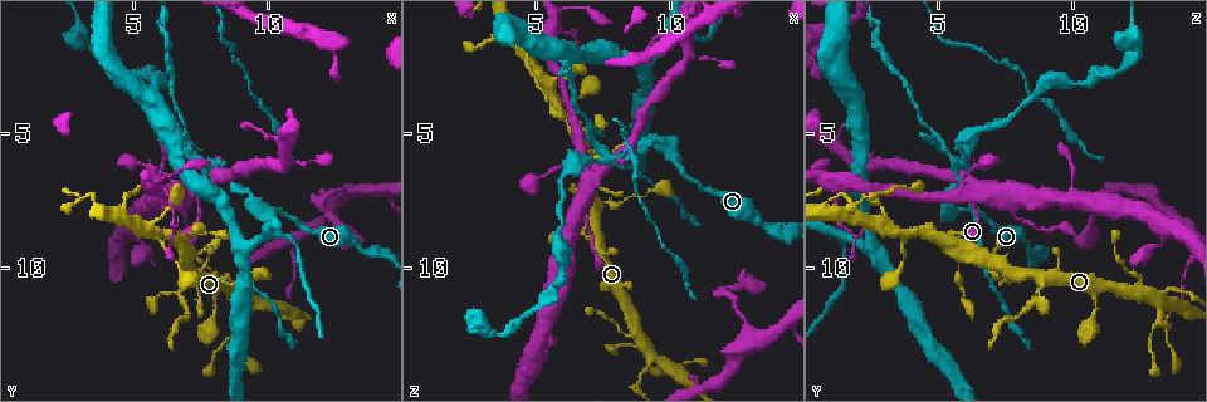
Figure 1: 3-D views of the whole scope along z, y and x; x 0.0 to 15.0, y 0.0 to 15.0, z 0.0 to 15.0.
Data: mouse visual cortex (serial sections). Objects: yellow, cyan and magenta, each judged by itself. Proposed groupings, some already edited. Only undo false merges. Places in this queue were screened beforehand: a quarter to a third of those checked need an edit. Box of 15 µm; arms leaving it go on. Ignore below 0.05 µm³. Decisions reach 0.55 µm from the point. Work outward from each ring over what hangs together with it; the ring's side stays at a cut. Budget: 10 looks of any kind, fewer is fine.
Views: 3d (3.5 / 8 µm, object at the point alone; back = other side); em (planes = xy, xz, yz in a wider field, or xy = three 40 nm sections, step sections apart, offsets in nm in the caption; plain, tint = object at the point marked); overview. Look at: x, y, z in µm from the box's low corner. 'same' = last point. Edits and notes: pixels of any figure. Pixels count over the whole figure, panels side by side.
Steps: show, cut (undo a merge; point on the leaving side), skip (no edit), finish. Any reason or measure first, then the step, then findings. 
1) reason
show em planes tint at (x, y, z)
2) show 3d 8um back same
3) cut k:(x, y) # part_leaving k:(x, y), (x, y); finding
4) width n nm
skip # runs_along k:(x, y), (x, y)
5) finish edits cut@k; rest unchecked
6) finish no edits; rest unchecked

four-way junction
show 3d 8um at (7.7, 6.1, 5.9)

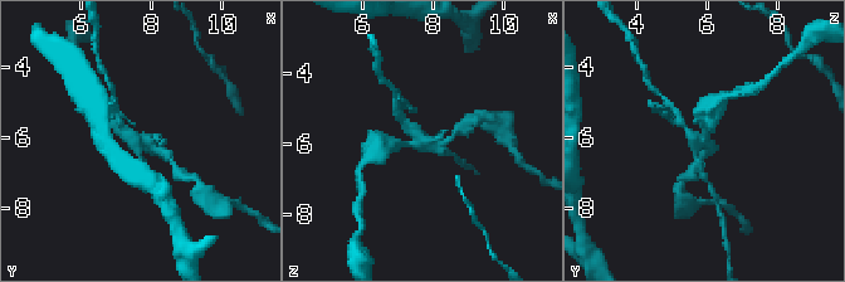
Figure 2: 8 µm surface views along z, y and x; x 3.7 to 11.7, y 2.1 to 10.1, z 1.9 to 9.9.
show 3d 3.5um at (7.6, 6.1, 5.9)

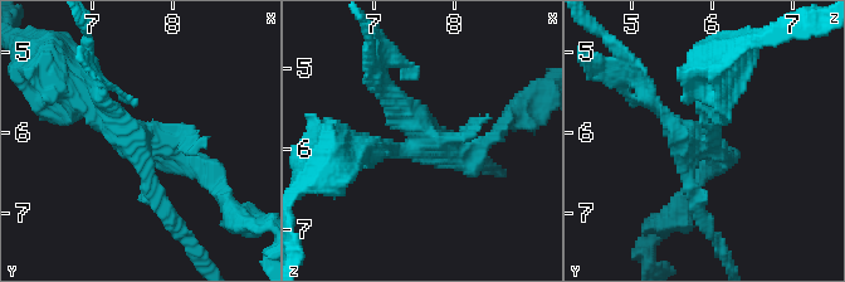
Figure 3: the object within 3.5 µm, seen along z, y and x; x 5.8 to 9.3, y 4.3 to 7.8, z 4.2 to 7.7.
show em planes tint at (7.60, 6.10, 5.95)

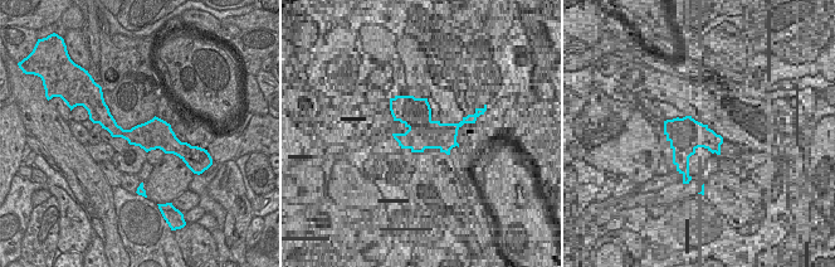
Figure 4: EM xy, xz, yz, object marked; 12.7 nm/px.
cut 3:(120, 120) # part_leaving 3:(423, 131), (376, 86), (369, 67); two cells meet here

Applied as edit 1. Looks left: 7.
show 3d 8um at (10.6, 5.5, 1.2)

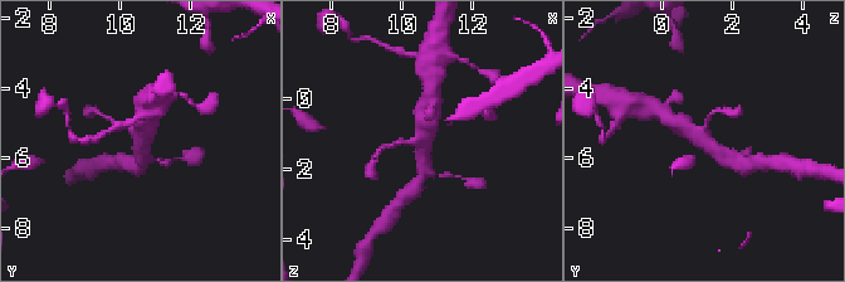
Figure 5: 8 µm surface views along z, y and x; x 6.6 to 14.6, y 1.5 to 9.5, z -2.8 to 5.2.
arms 3; arm_widths 150, 450, 600 nm; shape alone is not enough
show em xy step 3 tint at (10.6, 5.4, 1.3)

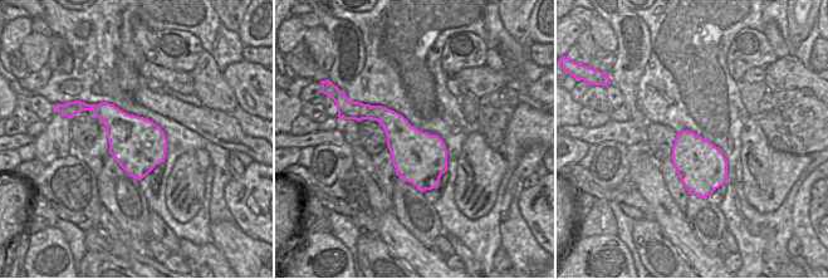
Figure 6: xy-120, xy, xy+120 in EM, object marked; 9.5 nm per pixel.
skip # runs_along 5:(734, 161), (677, 124); one cell here

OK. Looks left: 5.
sharp bend
show 3d 3.5um back at (4.6, 8.2, 2.0)

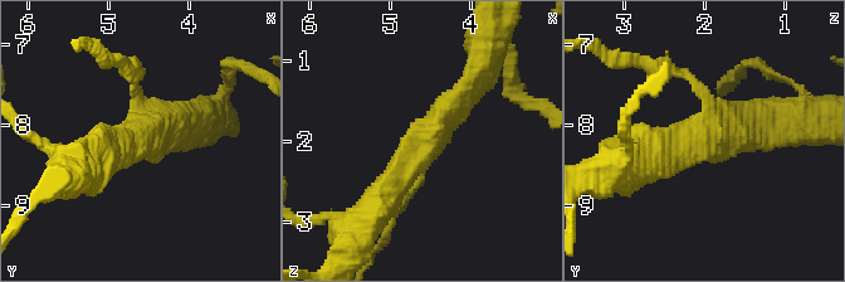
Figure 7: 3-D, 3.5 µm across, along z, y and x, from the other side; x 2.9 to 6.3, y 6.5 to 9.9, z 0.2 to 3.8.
arms 3; arm_widths 150, 350, 450 nm
show em xy step 3 tint at (4.60, 8.15, 2.00)

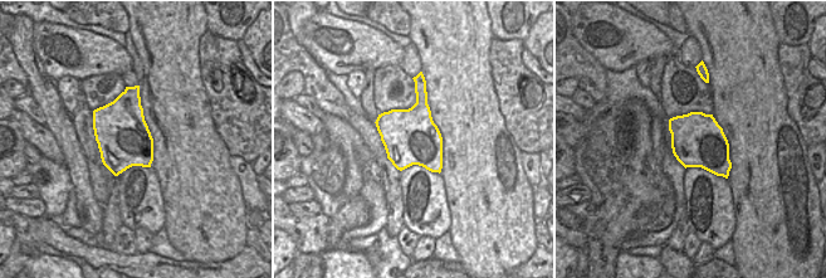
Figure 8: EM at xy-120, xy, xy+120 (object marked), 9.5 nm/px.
width 550 nm
skip # runs_along 7:(381, 200), (424, 139), (478, 81); continuous, no second cell

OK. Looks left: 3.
abrupt turn
show 3d 3.5um at (7.4, 8.6, 4.8)

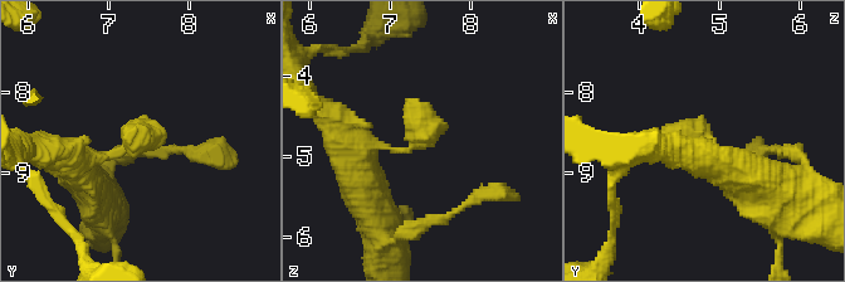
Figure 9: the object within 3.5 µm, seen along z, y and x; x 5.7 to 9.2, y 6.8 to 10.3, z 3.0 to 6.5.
shape alone is not enough
show em planes tint at (7.40, 8.60, 4.70)

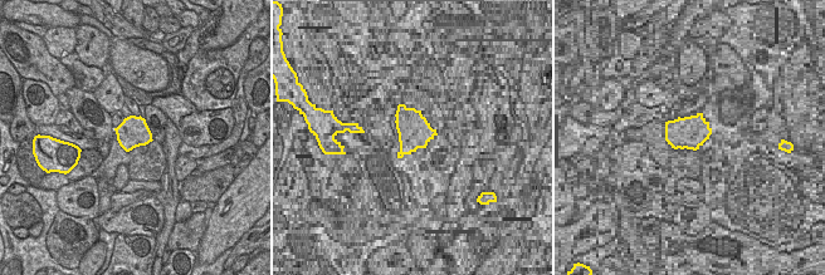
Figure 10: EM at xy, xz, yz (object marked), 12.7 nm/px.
width 380 nm
skip # runs_along 9:(722, 165), (708, 137), (664, 137); all the same cell

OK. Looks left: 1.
finish edits cut@3; rest unchecked

